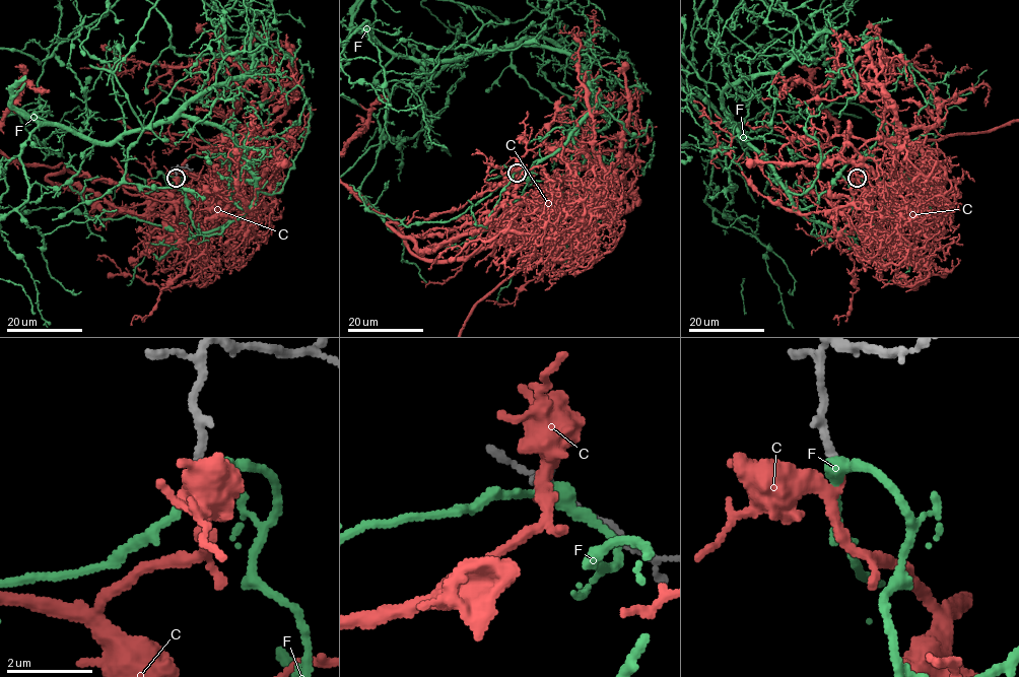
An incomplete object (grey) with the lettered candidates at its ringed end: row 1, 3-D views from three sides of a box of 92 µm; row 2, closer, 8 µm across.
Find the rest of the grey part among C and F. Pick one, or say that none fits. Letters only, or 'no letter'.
C

